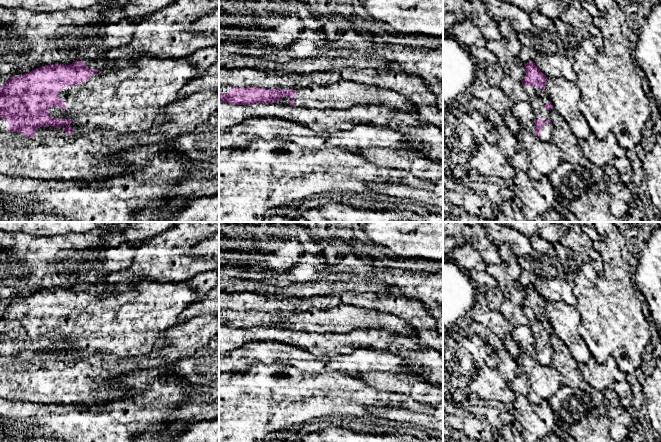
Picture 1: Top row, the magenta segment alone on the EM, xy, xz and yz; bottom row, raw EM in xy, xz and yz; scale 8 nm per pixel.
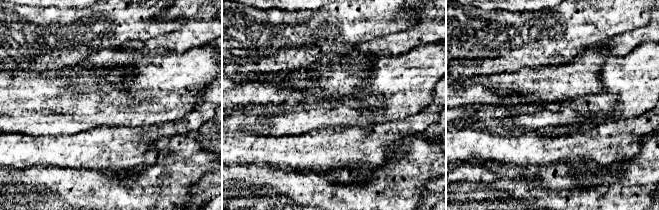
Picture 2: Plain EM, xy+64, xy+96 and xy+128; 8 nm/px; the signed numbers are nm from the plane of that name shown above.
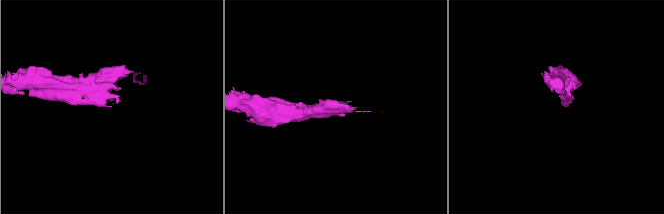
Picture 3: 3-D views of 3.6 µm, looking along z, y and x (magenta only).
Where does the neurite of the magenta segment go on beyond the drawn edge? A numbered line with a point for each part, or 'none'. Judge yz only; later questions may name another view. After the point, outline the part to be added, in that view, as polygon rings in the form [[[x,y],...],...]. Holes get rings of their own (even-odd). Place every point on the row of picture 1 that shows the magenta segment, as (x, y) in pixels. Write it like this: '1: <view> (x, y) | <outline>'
1: yz (546, 135) | [[[546,123],[543,125],[541,129],[541,134],[538,135],[537,137],[544,142],[550,142],[552,139],[552,131],[553,131],[553,125],[550,123]]]

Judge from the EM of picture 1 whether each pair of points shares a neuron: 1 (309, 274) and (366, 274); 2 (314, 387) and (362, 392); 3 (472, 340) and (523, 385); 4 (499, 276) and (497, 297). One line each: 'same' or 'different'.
1: same
2: same
3: different
4: different

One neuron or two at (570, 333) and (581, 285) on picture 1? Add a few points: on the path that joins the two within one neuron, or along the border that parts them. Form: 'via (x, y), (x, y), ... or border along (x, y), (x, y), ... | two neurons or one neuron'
border along (574, 306), (579, 315), (578, 332) | two neurons

